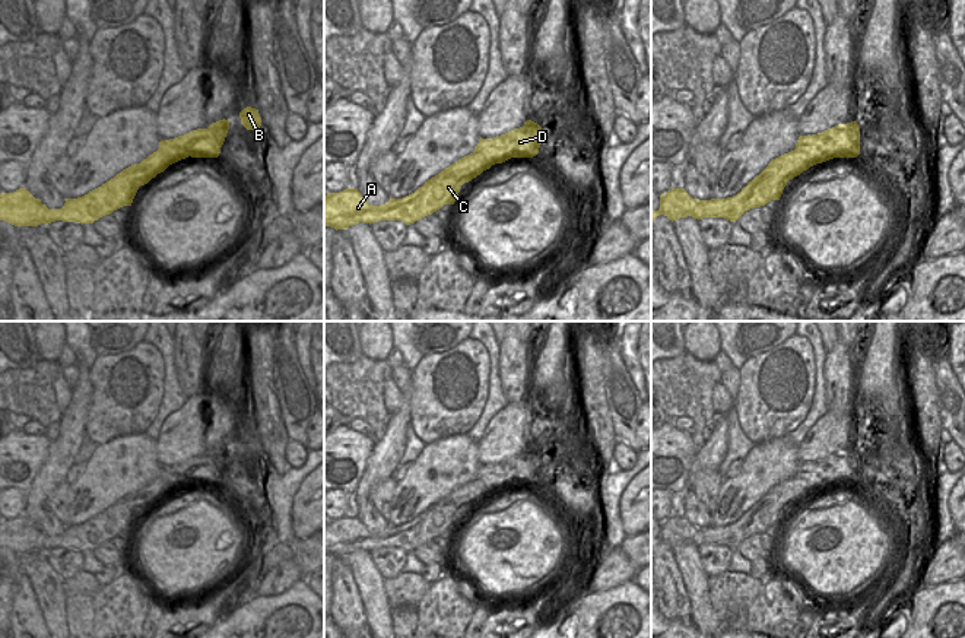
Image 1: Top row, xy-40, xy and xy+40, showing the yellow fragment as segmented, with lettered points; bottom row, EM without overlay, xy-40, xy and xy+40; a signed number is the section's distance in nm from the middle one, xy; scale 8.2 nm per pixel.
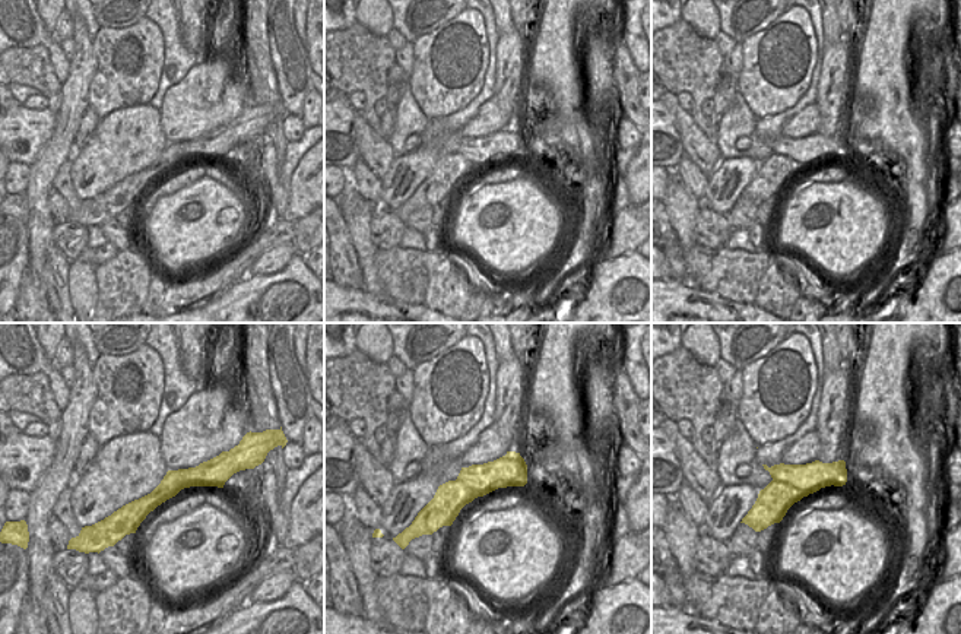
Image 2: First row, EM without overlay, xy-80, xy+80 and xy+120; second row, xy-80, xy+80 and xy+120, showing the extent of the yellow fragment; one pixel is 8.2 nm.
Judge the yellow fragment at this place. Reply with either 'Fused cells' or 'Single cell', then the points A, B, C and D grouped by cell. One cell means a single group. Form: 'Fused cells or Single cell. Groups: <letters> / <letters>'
Fused cells. Groups: A C / B D.

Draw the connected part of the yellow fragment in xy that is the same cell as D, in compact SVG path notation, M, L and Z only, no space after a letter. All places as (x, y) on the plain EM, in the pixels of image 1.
M527 447L523 454L514 456L493 466L479 466L474 479L483 480L488 488L502 491L511 485L533 485L539 480L545 457L534 448Z

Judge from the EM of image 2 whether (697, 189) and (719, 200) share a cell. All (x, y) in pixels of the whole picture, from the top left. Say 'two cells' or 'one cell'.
two cells

